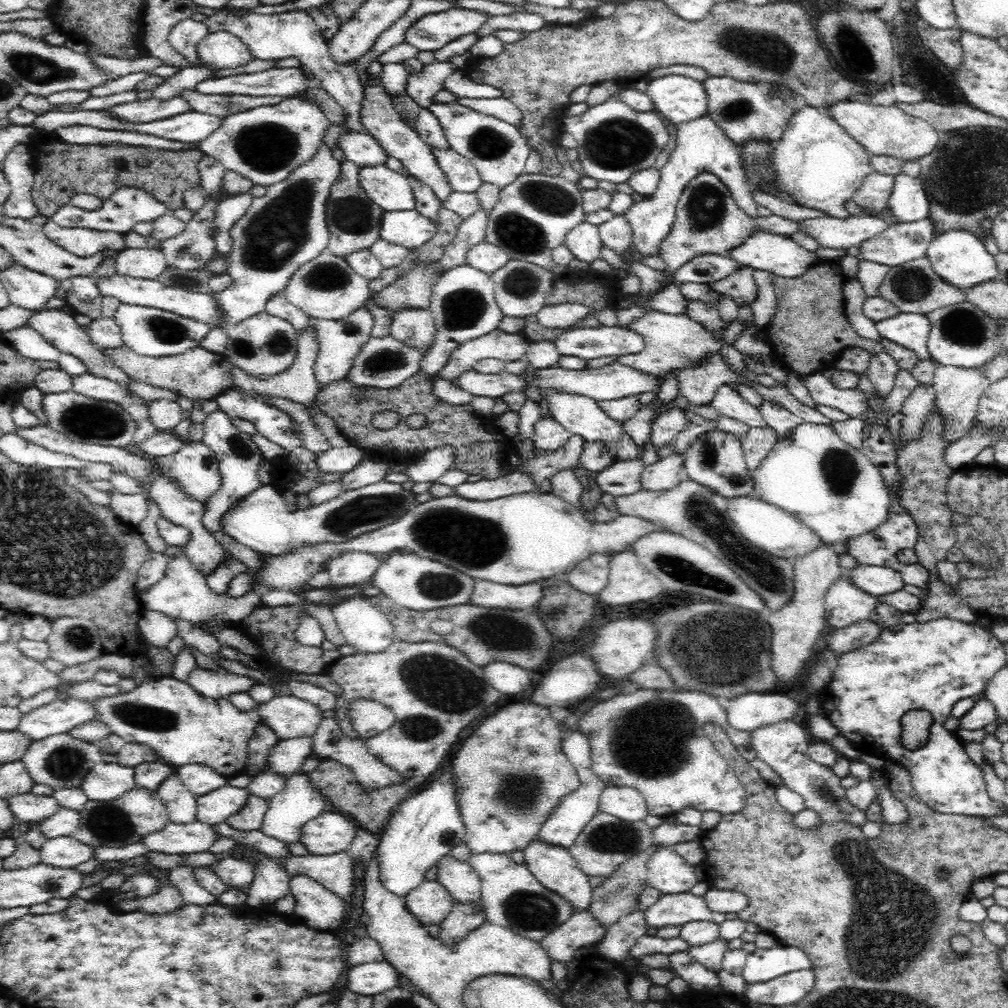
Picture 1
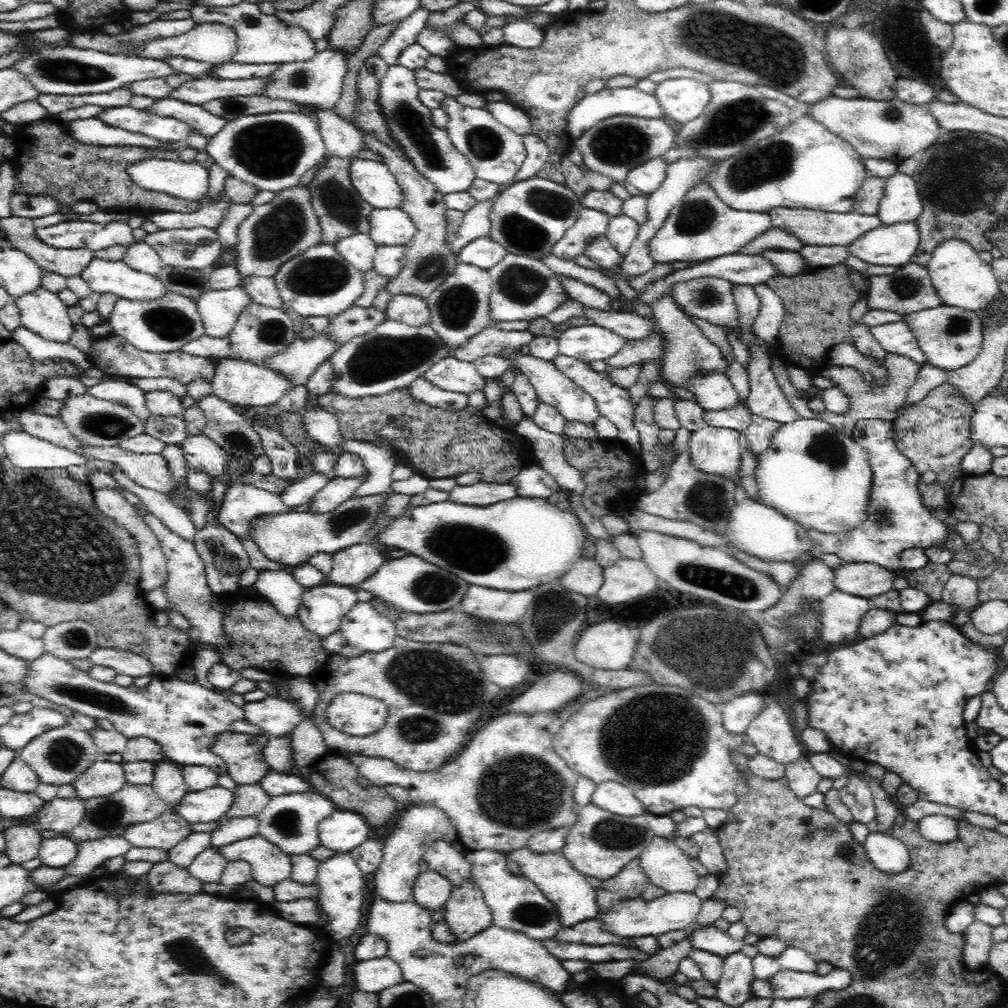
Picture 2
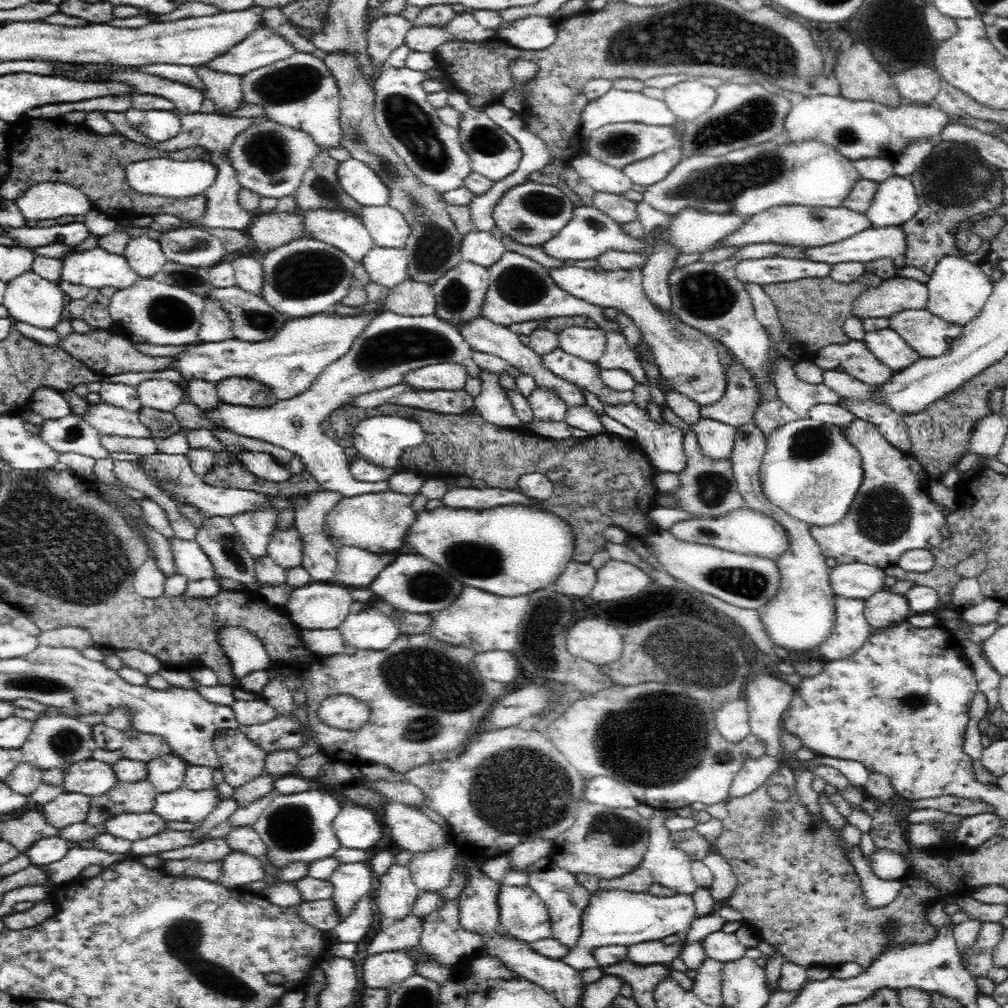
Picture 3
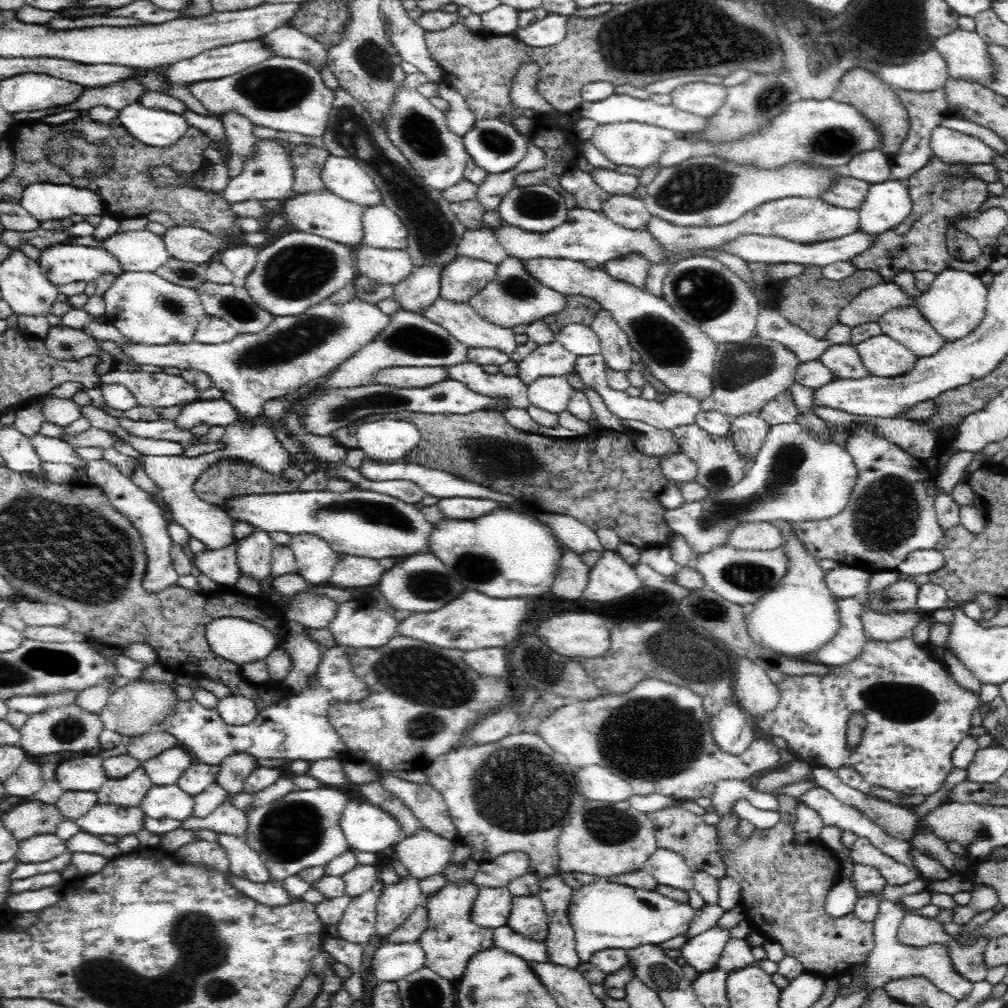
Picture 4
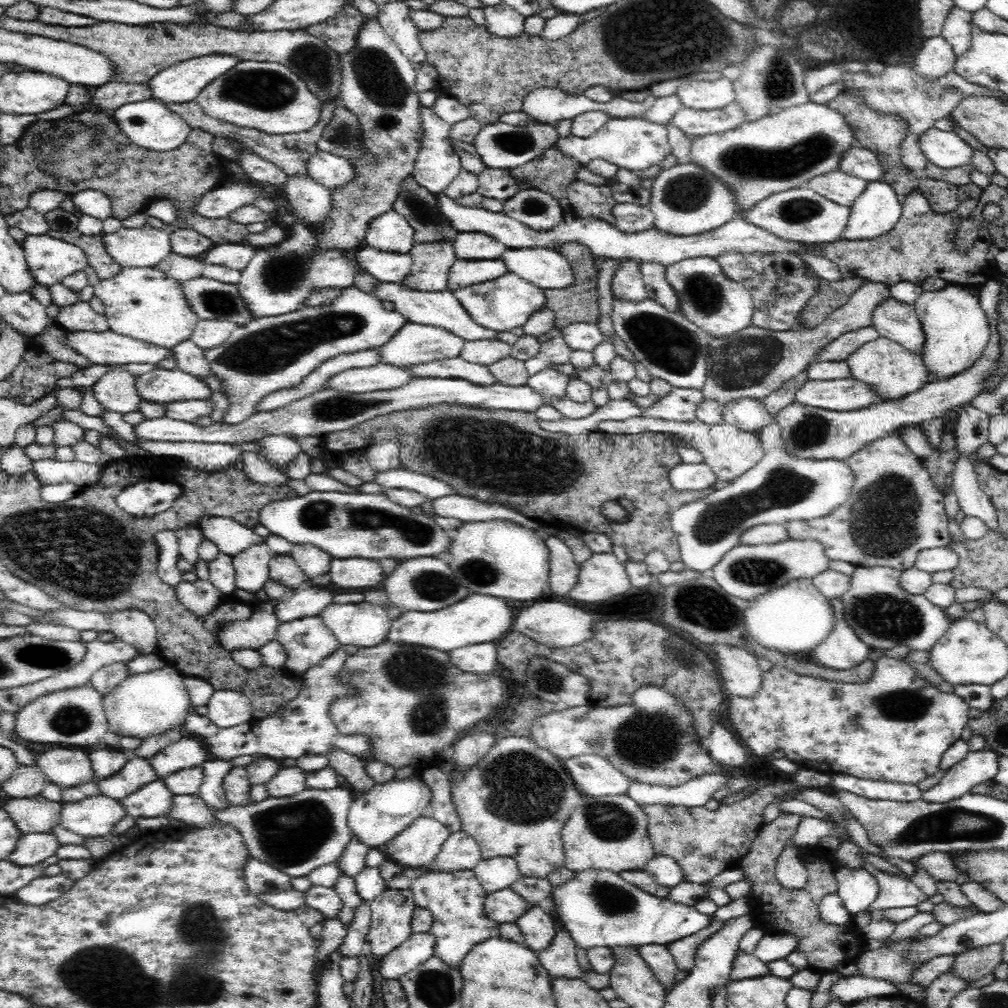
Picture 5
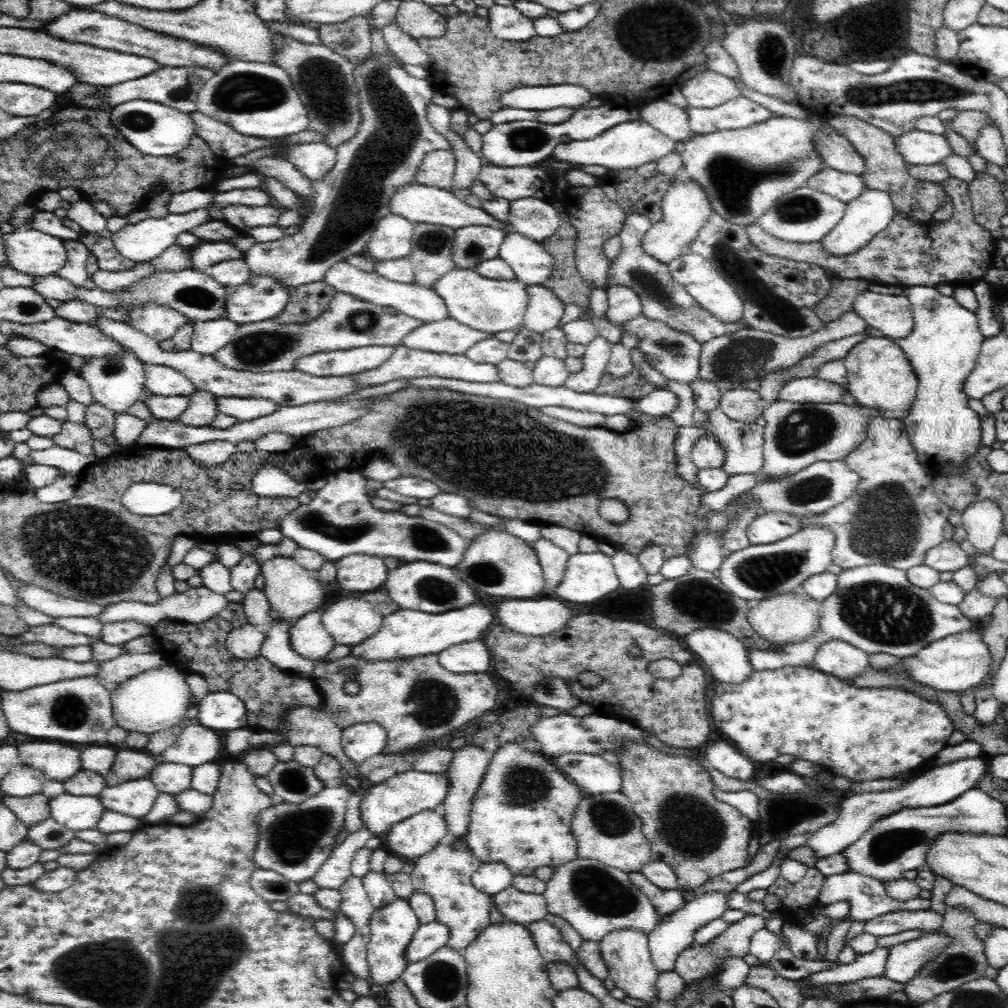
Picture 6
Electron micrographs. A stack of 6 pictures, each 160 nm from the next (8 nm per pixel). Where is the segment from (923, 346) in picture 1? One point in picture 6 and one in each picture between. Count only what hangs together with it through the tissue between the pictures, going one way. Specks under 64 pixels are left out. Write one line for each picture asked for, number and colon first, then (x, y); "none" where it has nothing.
2: (897, 337)
3: (889, 347)
4: (883, 356)
5: (894, 371)
6: (880, 375)

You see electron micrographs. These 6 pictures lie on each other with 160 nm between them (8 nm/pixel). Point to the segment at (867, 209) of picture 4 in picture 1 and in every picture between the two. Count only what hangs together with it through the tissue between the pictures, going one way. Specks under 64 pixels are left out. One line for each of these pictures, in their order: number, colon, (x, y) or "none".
1: (908, 202)
2: (901, 203)
3: (895, 202)

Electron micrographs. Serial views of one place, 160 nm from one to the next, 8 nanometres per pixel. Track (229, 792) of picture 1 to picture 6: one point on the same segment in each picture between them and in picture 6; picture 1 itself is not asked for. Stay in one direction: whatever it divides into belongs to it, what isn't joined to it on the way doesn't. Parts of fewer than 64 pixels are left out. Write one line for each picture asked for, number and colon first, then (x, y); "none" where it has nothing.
2: (209, 805)
3: (183, 805)
4: (171, 801)
5: (154, 799)
6: (135, 798)

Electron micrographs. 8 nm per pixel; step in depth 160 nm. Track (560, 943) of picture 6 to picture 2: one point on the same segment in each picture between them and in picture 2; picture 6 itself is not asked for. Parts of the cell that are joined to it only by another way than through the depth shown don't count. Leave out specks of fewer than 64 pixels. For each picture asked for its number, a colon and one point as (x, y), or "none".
2: (515, 902)
3: (523, 914)
4: (527, 916)
5: (535, 924)

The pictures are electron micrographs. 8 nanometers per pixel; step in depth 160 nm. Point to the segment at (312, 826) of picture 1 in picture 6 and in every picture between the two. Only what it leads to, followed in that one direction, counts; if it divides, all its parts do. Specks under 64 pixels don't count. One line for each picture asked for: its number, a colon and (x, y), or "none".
2: (342, 831)
3: (355, 827)
4: (367, 828)
5: (375, 818)
6: (404, 795)

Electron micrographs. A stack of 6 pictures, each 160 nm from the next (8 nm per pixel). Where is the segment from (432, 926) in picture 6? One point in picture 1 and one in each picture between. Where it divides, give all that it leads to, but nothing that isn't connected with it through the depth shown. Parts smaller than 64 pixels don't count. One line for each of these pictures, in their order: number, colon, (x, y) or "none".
1: (372, 979)
2: (372, 976)
3: (380, 971)
4: (390, 962)
5: (417, 948)

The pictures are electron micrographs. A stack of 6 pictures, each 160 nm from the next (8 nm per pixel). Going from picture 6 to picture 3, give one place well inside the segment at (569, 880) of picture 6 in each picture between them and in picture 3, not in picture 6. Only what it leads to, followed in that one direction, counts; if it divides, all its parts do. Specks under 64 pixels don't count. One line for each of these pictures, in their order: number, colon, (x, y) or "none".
3: (614, 917)
4: (604, 915)
5: (599, 908)

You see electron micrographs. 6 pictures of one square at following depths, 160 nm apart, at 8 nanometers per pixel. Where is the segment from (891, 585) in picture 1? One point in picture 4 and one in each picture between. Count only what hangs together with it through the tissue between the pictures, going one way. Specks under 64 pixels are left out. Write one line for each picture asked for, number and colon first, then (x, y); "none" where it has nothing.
2: (867, 580)
3: (856, 580)
4: (844, 581)

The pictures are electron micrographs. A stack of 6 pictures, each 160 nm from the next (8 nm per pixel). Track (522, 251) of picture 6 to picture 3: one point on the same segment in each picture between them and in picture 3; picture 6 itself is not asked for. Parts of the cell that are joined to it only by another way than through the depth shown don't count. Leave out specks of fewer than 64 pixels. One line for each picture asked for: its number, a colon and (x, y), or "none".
3: (686, 359)
4: (680, 355)
5: (546, 269)

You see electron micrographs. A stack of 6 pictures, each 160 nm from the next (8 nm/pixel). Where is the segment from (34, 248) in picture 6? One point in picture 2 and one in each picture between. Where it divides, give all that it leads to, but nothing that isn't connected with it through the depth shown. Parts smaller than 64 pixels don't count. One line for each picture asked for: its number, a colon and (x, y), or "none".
2: (103, 276)
3: (96, 268)
4: (62, 264)
5: (50, 260)

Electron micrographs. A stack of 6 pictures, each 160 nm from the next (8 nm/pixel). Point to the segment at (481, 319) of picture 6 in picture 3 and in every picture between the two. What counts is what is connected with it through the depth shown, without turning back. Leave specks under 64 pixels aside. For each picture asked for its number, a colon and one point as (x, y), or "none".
3: (520, 289)
4: (514, 297)
5: (506, 303)

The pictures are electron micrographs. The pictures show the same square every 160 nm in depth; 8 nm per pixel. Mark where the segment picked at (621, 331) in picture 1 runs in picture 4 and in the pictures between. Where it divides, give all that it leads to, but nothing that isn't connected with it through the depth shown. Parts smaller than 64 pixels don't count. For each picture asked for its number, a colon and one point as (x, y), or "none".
2: (589, 342)
3: (589, 344)
4: (580, 340)

